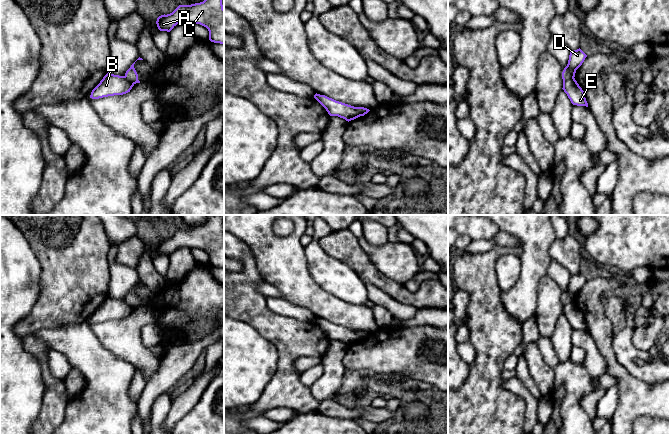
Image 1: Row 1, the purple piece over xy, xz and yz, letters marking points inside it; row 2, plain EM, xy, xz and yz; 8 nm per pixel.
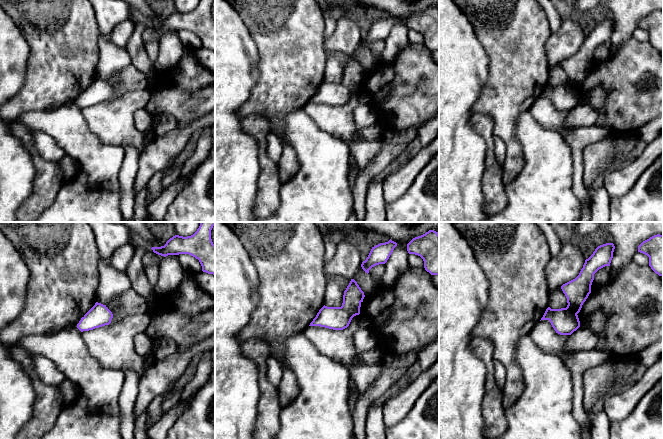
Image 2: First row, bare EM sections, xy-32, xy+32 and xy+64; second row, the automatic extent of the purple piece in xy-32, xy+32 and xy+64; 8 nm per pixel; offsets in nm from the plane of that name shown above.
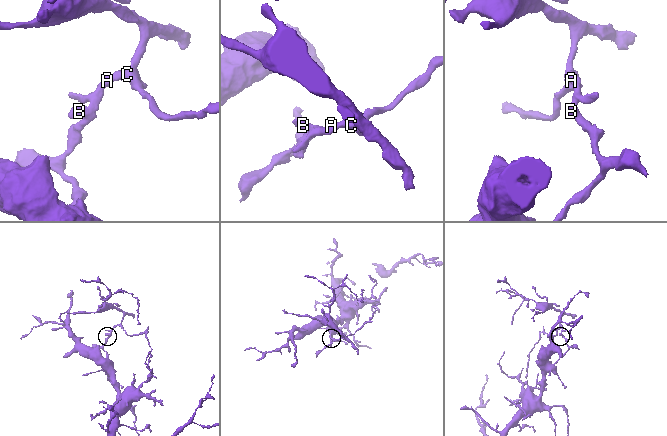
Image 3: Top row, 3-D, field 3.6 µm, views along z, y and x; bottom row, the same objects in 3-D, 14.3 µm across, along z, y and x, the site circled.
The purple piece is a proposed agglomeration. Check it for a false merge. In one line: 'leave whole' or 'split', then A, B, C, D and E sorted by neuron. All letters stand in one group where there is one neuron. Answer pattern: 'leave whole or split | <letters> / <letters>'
split | A C D / B E

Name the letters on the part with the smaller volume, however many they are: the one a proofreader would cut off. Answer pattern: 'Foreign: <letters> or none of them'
Foreign: A, C, D

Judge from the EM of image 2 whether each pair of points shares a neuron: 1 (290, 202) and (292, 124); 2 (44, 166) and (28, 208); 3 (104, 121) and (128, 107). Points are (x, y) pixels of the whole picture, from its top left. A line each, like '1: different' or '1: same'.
1: same
2: same
3: same

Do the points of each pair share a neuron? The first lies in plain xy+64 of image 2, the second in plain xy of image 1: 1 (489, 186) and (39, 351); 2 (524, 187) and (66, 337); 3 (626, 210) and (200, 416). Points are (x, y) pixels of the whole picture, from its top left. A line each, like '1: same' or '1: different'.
1: same
2: same
3: same

